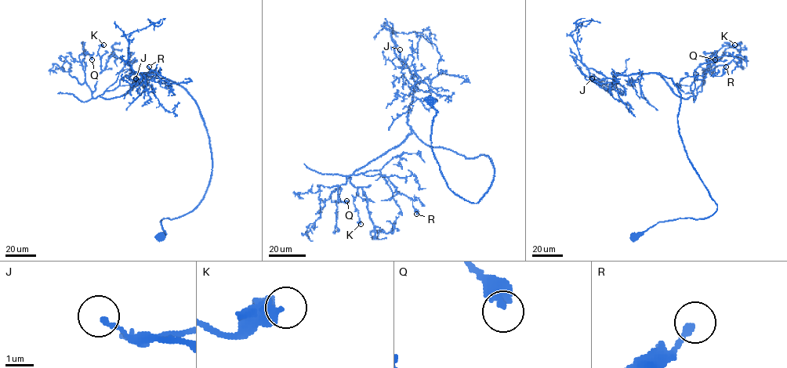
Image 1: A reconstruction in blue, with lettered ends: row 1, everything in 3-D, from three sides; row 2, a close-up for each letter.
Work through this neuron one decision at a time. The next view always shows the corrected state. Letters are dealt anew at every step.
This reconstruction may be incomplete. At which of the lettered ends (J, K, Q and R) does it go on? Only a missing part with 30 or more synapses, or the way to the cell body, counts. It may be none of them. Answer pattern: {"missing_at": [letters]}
{"missing_at": []}

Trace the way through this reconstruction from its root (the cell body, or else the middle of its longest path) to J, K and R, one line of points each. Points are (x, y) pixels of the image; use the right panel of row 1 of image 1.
J: (636, 236), (659, 222), (706, 218), (717, 205), (684, 149), (681, 94), (672, 78), (653, 73), (592, 78)
K: (636, 236), (716, 211), (680, 134), (681, 94), (658, 73), (677, 96), (695, 98), (709, 59), (734, 45)
R: (636, 236), (716, 211), (680, 134), (681, 94), (658, 73), (687, 99), (696, 75), (720, 76), (726, 66)

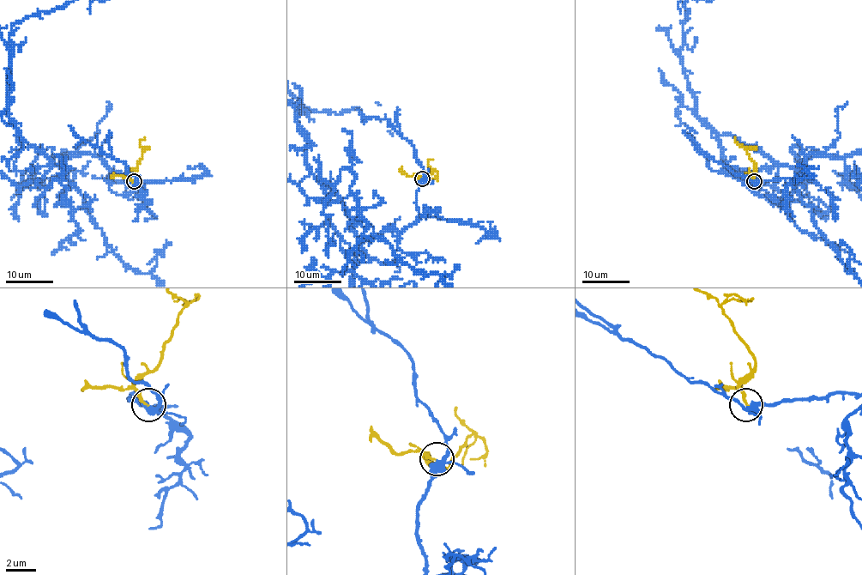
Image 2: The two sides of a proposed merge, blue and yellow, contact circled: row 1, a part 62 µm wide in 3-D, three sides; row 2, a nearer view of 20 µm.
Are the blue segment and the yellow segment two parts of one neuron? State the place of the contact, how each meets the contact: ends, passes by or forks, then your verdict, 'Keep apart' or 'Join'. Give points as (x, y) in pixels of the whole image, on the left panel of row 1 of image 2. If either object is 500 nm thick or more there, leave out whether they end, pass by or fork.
Place: (134, 181). At the ring blue forks. At the ring yellow ends. Join

